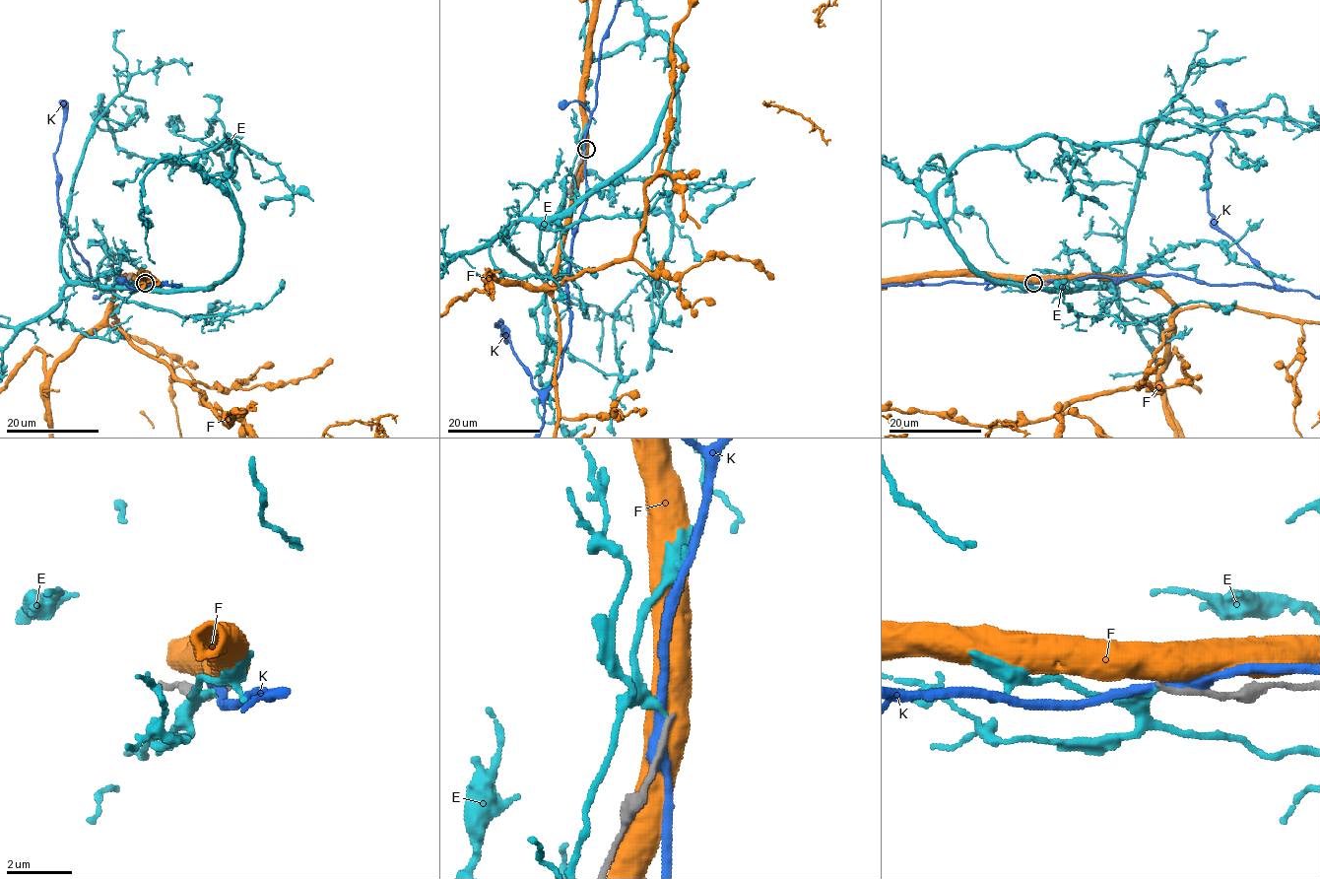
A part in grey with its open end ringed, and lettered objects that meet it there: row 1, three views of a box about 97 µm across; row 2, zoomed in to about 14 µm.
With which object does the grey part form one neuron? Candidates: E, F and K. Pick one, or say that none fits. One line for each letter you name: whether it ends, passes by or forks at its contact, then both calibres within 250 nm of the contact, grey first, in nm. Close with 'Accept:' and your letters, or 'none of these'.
Accept: none of these

